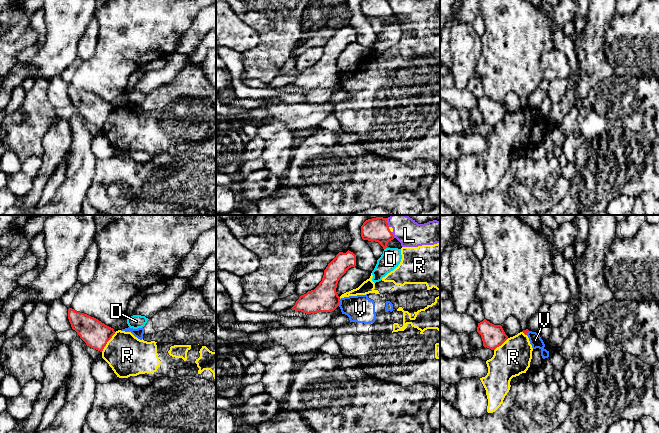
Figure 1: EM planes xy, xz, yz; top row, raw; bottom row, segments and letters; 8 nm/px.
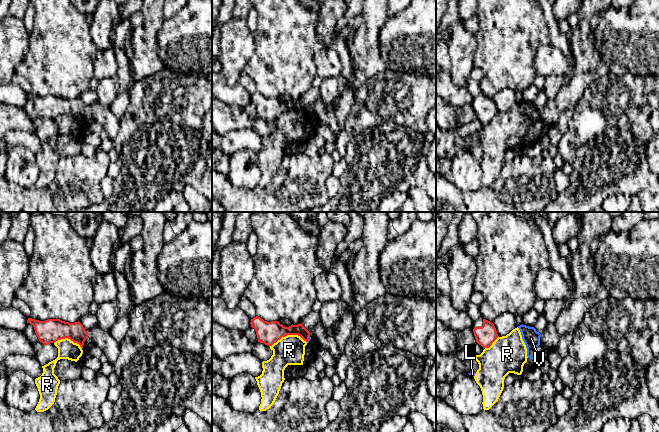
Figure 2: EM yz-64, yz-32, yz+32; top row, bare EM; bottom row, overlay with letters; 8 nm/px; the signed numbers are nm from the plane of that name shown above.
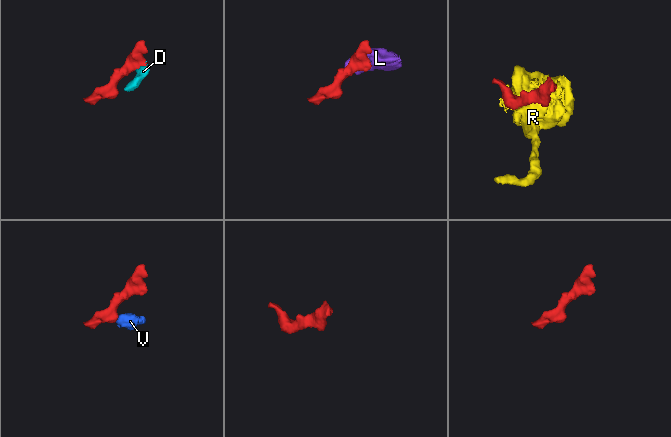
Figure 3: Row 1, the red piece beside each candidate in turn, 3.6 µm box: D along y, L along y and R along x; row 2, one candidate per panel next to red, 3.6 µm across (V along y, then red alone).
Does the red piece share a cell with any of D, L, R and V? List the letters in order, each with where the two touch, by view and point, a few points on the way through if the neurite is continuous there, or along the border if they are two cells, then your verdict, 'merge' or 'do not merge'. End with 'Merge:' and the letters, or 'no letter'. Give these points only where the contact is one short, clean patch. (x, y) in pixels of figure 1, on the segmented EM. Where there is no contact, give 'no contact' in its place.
D: meets red in xz at (386, 247); runs through xz (376, 229), (383, 236), (386, 247), (390, 259); merge
L: meets red in xz at (392, 235); do not merge
R: meets red in xy at (107, 341); do not merge
V: meets red in xz at (339, 302); border along xz (340, 299), (338, 305); do not merge
Merge: D

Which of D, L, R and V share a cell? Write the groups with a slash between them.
D / L R V

